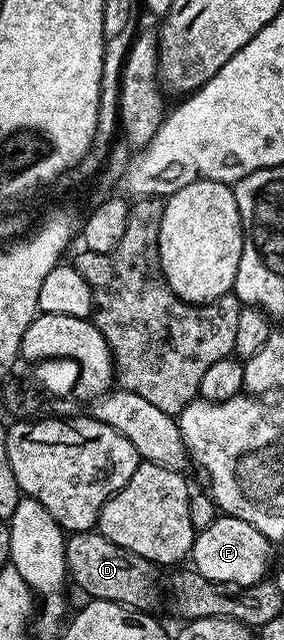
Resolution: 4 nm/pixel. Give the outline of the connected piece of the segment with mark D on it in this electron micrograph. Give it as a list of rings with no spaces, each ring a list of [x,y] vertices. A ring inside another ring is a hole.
[[[96,531],[69,533],[65,547],[68,576],[86,593],[84,595],[86,598],[95,601],[114,601],[120,605],[127,605],[130,609],[149,611],[154,608],[152,605],[160,599],[161,593],[163,597],[163,577],[161,581],[160,575],[157,574],[160,573],[158,566],[154,565],[152,561],[143,559],[139,555],[111,543],[111,539],[107,539],[101,533]]]

